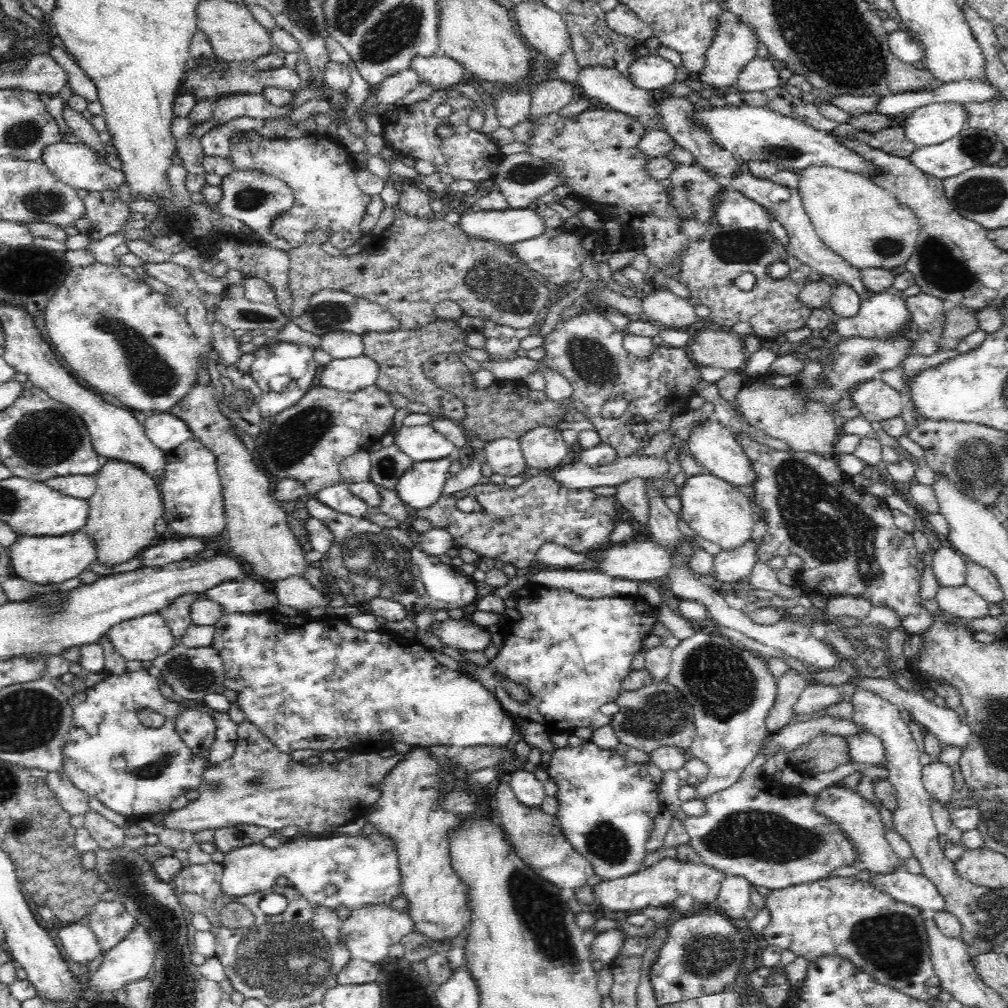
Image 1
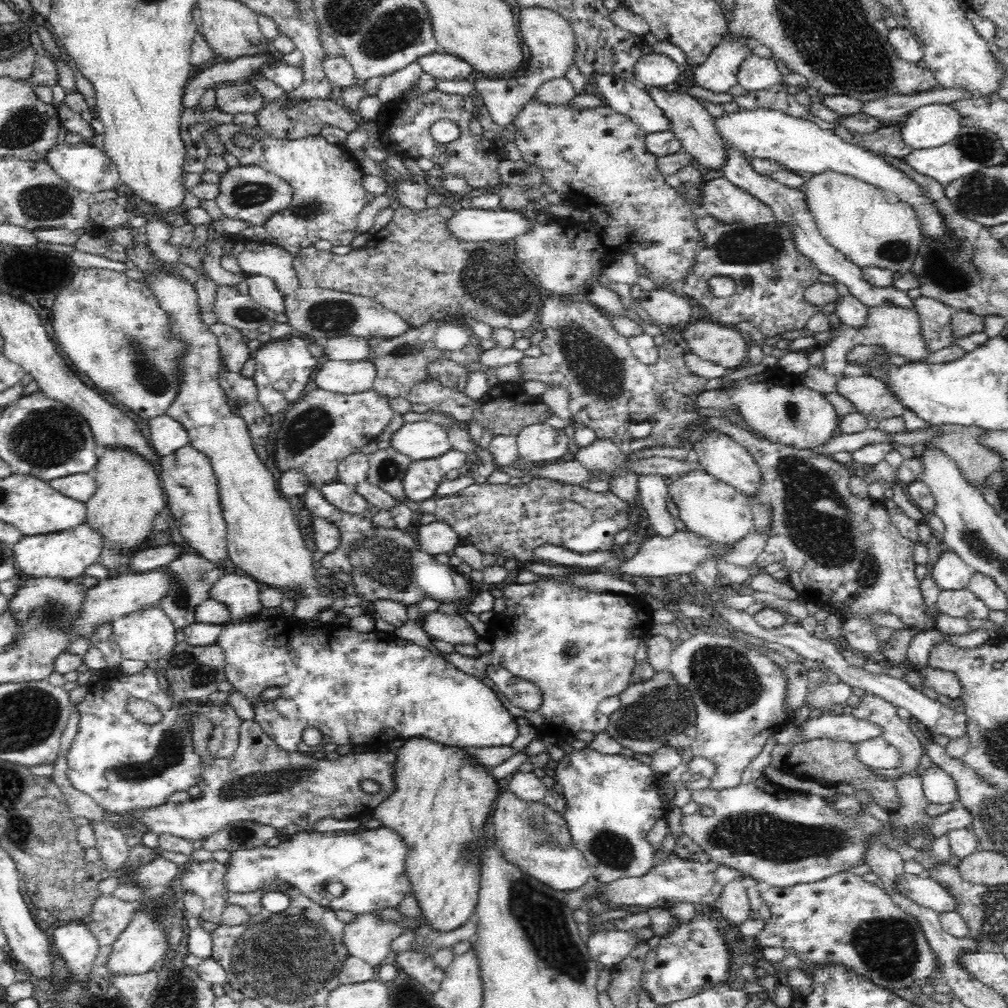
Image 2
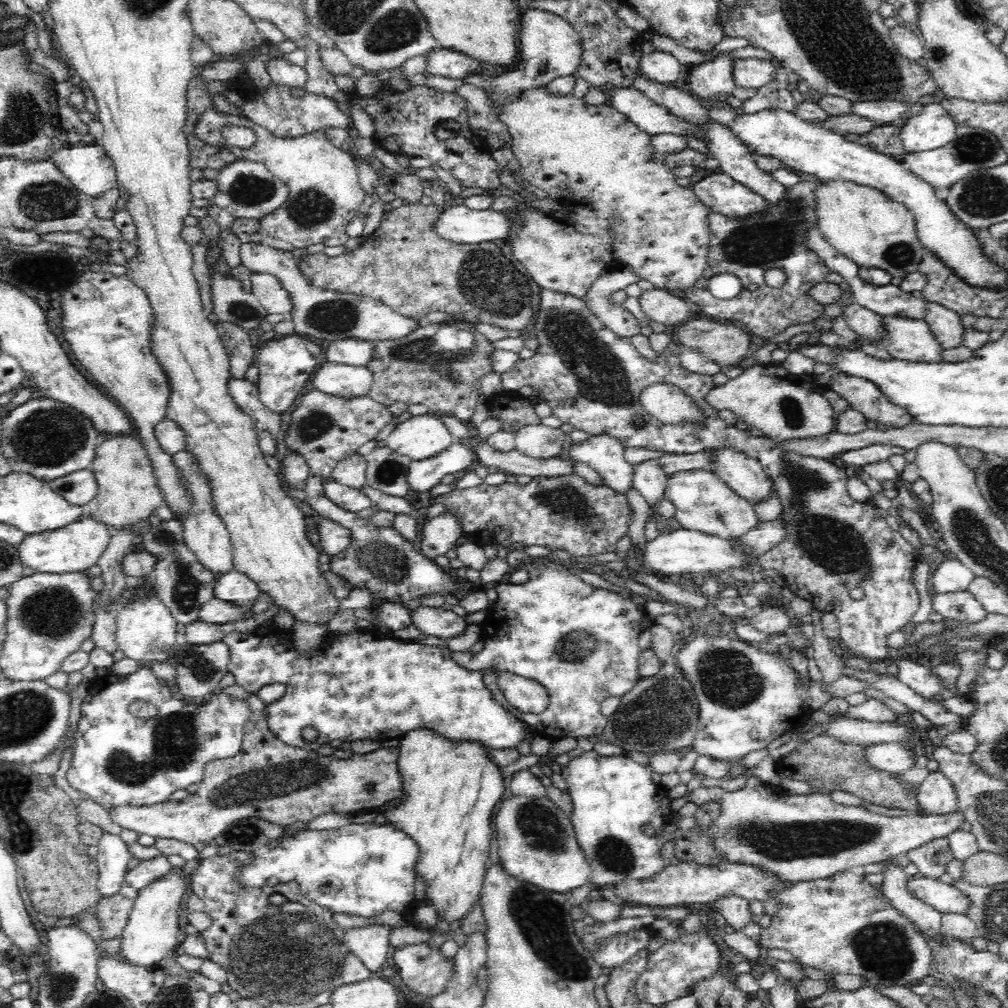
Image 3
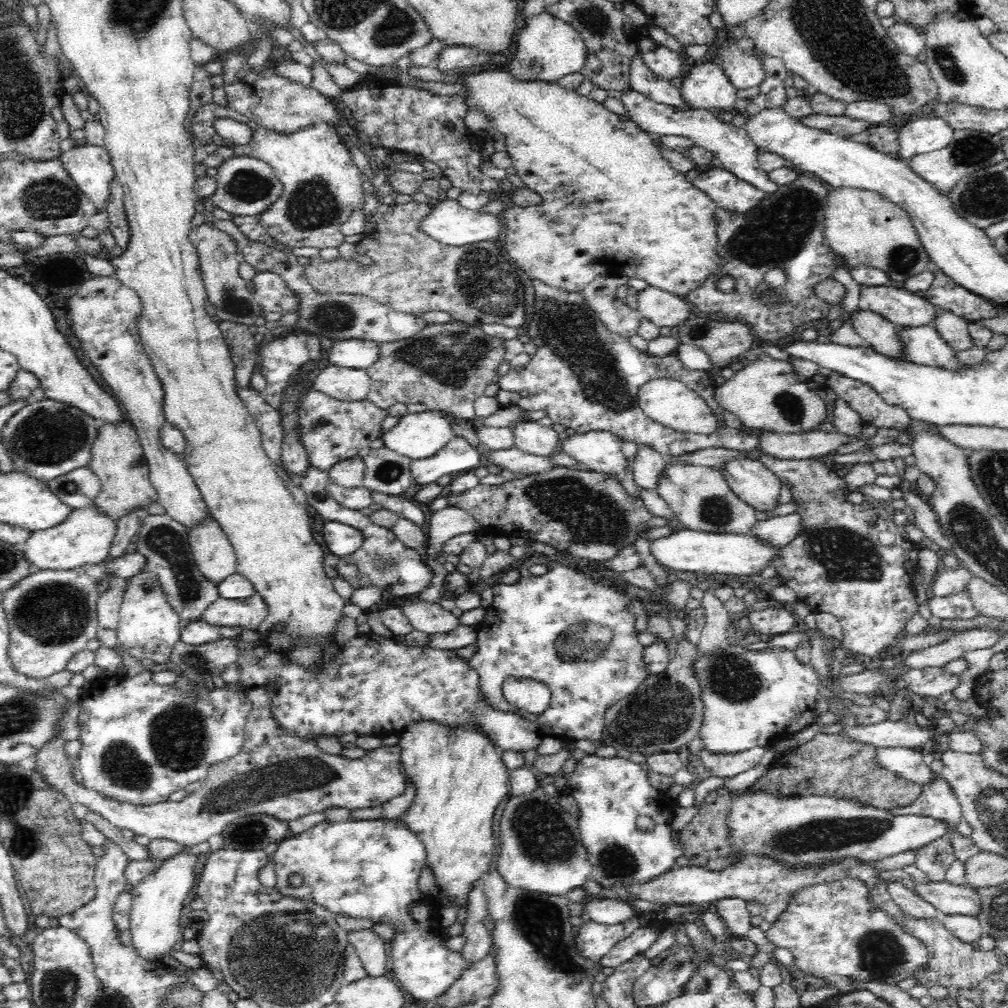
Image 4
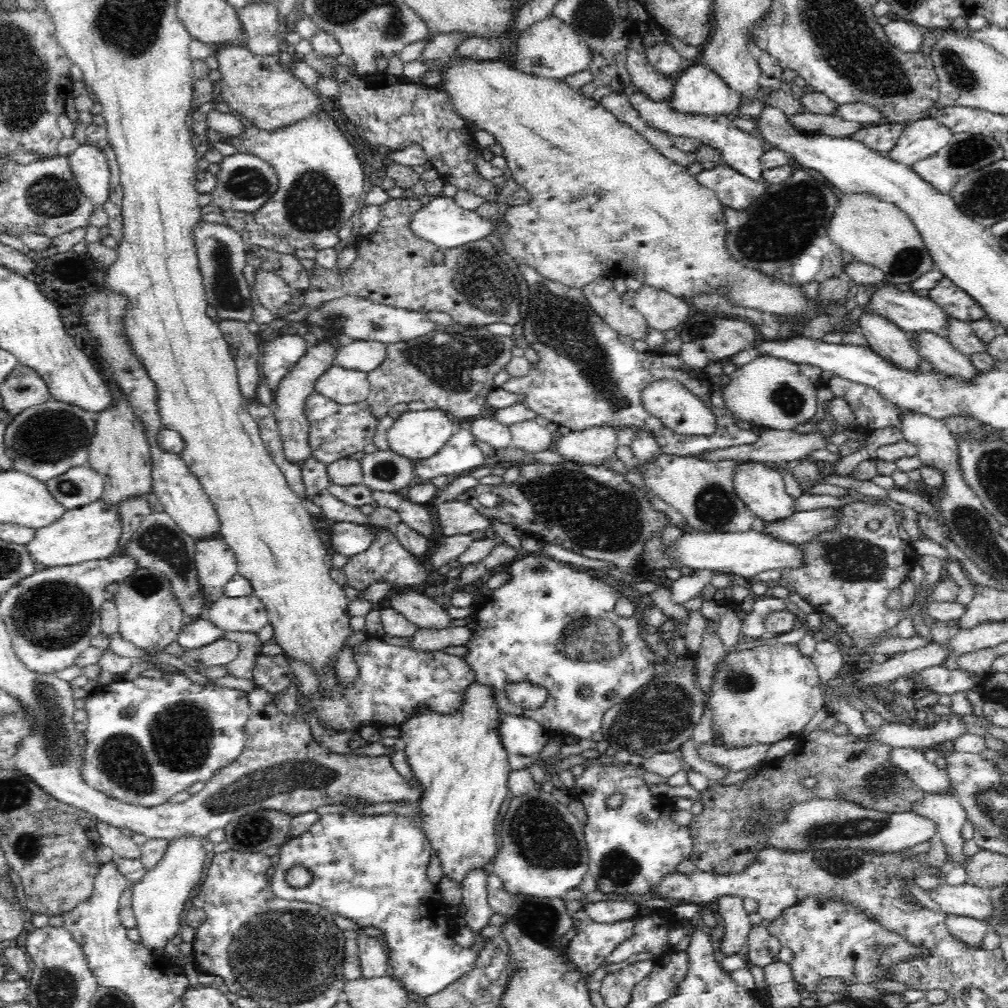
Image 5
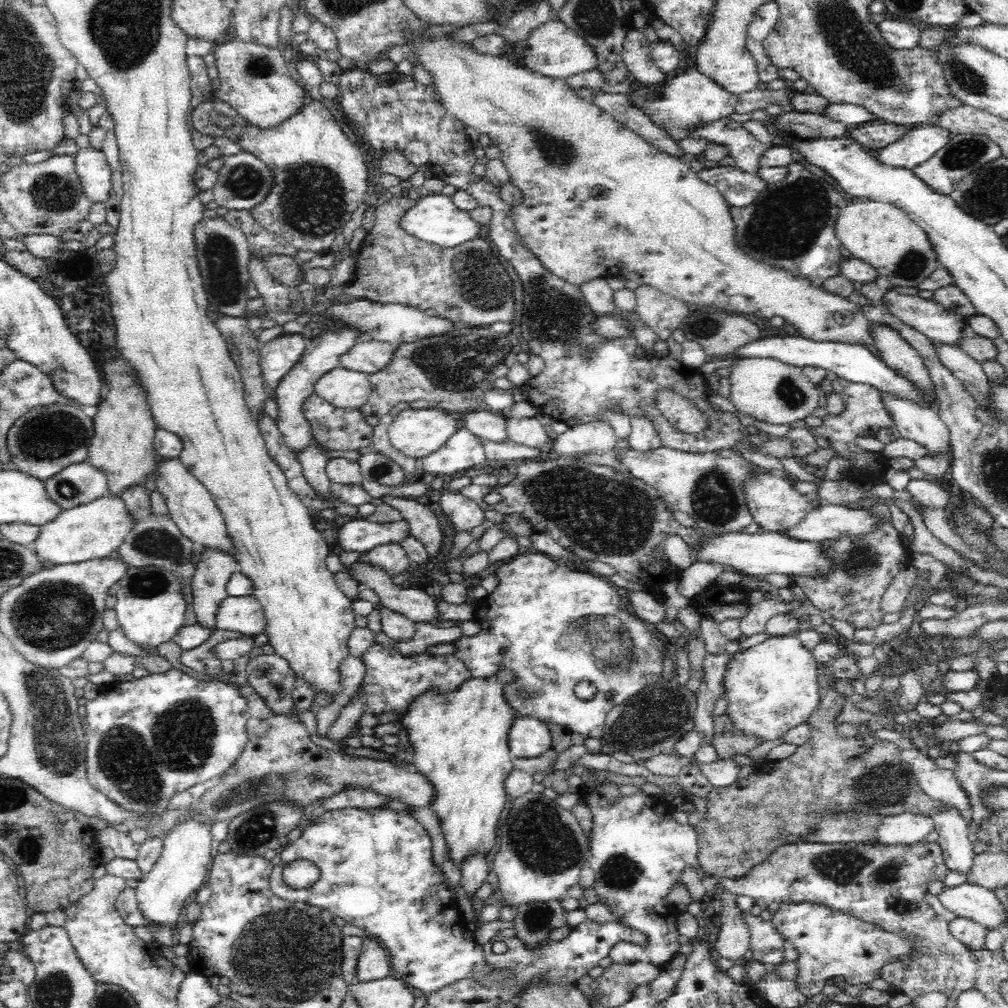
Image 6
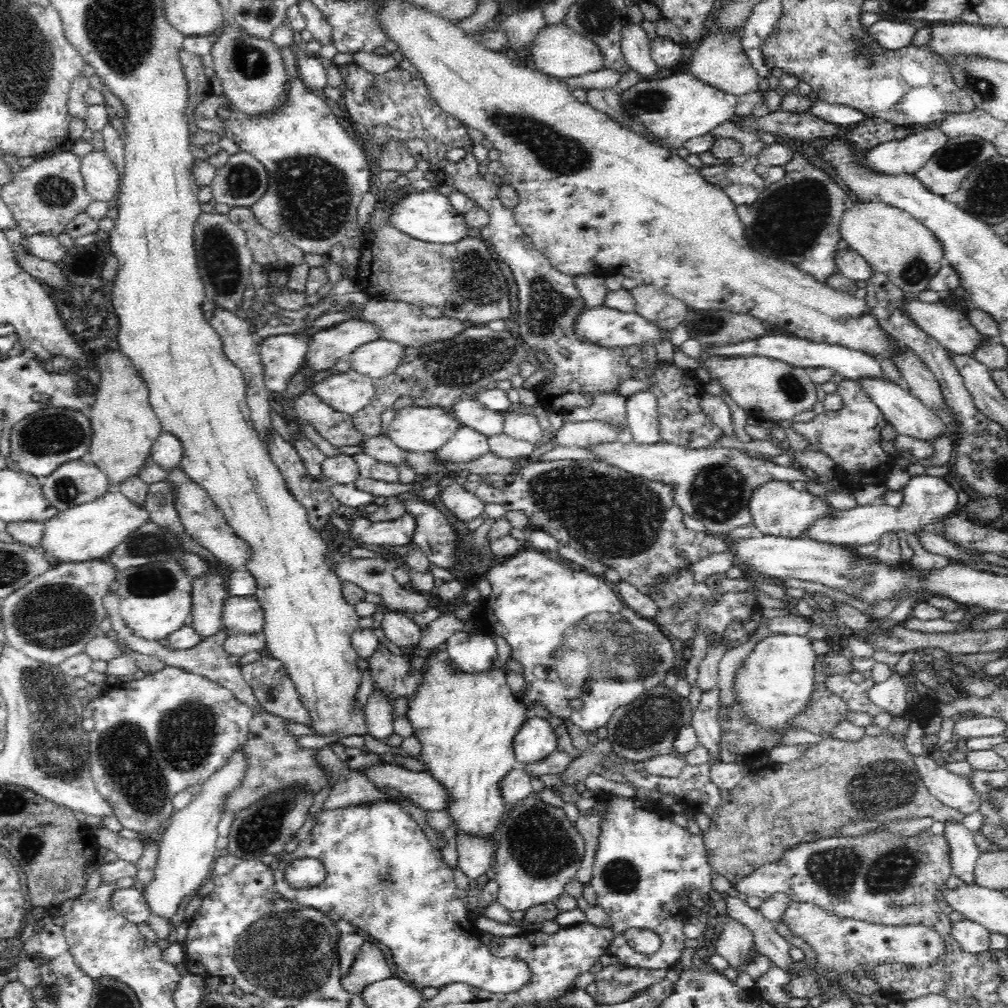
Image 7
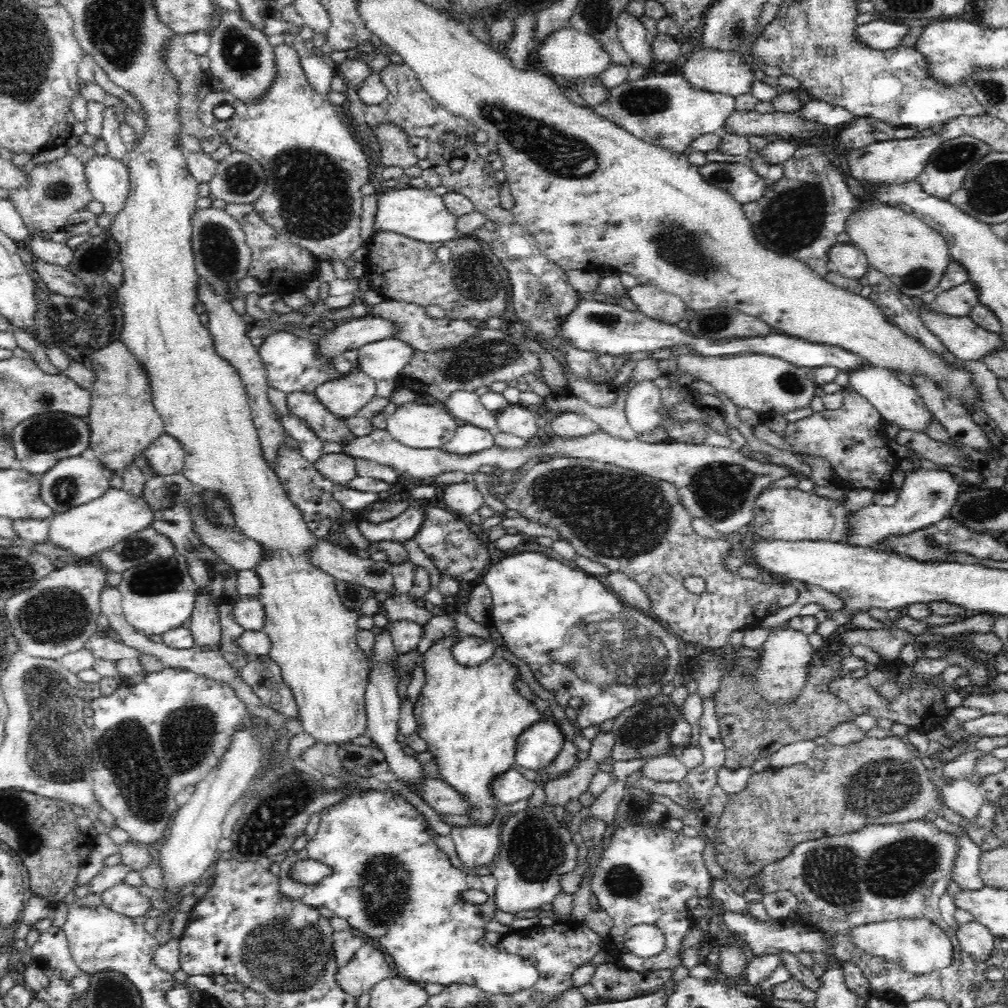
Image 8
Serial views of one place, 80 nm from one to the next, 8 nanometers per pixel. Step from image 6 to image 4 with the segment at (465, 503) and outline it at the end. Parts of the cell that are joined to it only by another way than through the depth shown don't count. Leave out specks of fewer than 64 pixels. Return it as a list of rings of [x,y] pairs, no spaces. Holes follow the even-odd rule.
[[[449,506],[434,511],[424,528],[427,536],[425,540],[426,563],[434,570],[434,580],[432,580],[432,586],[423,590],[416,598],[439,604],[442,600],[440,589],[446,575],[449,574],[444,564],[436,561],[438,556],[444,554],[444,549],[442,549],[444,542],[448,542],[450,538],[458,536],[458,534],[464,534],[464,532],[475,533],[480,528],[476,525],[470,513]]]

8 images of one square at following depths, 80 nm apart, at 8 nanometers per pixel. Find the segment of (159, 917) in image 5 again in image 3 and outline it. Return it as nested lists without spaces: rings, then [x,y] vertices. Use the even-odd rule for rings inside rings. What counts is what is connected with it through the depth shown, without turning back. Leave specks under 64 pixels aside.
[[[177,867],[174,868],[172,874],[166,874],[166,876],[162,876],[162,880],[156,880],[152,886],[138,891],[127,925],[120,933],[120,948],[117,951],[117,958],[122,963],[138,967],[138,969],[157,968],[160,960],[164,960],[164,956],[167,956],[177,946],[180,901],[186,886],[182,869]]]

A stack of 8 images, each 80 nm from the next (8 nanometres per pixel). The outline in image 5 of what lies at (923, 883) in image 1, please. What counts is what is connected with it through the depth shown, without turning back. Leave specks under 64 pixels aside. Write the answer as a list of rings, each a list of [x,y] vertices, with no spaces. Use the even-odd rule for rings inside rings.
[[[942,882],[941,885],[930,888],[926,892],[948,915],[984,920],[992,910],[989,889],[966,883],[952,886]]]

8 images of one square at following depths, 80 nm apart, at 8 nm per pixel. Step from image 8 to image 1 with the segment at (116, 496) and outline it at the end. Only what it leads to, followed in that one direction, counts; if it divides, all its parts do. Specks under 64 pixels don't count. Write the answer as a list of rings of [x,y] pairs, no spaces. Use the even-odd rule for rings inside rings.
[[[80,530],[76,534],[66,534],[66,536],[45,536],[45,537],[31,537],[20,535],[16,542],[9,546],[9,566],[12,568],[14,576],[22,580],[33,582],[33,584],[40,585],[54,585],[72,580],[78,577],[89,565],[95,560],[95,548],[93,542],[87,537],[87,534]]]

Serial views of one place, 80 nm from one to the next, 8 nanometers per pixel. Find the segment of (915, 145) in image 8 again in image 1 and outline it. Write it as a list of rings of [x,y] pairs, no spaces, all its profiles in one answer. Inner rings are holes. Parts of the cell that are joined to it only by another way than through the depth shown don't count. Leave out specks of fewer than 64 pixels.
[[[956,101],[931,102],[908,113],[905,133],[916,148],[954,138],[968,123],[968,109]]]

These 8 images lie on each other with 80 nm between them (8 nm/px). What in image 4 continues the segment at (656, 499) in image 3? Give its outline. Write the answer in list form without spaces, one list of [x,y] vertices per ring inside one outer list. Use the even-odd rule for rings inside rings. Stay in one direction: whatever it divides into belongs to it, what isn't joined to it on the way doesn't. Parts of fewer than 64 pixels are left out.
[[[638,445],[636,458],[631,462],[634,482],[648,492],[658,491],[662,474],[666,472],[666,461],[663,455],[644,445]]]

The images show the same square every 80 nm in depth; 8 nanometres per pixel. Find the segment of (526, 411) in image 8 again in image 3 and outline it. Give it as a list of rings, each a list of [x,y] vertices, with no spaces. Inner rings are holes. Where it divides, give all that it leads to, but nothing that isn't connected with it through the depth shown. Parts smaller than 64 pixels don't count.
[[[544,424],[524,425],[515,432],[515,449],[532,458],[548,460],[562,454],[566,442],[566,428],[552,428]]]

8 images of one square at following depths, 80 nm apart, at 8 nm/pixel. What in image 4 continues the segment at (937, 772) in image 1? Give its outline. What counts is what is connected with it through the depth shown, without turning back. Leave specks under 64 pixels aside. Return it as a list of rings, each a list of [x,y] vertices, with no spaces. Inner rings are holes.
[[[939,773],[921,786],[914,804],[889,810],[892,816],[928,816],[951,824],[948,839],[956,837],[956,827],[963,820],[961,806],[950,783]]]

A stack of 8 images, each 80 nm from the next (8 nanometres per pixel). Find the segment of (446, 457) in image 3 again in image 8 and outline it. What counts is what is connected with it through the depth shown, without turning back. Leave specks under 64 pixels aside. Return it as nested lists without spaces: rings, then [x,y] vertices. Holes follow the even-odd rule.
[[[460,424],[450,442],[443,449],[448,454],[456,454],[458,457],[467,457],[472,454],[484,452],[494,447],[493,433],[470,424]]]

